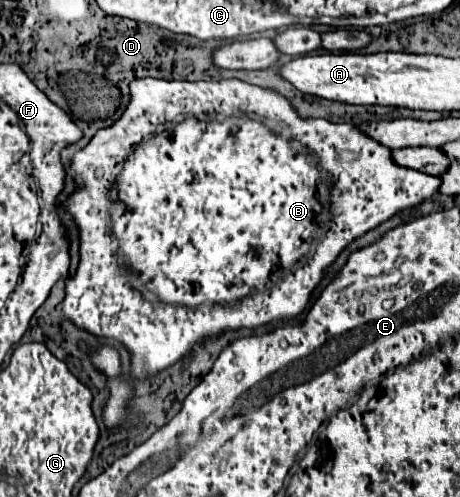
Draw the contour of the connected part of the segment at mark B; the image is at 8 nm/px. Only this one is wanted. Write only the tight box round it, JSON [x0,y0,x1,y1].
[60,77,440,381]

